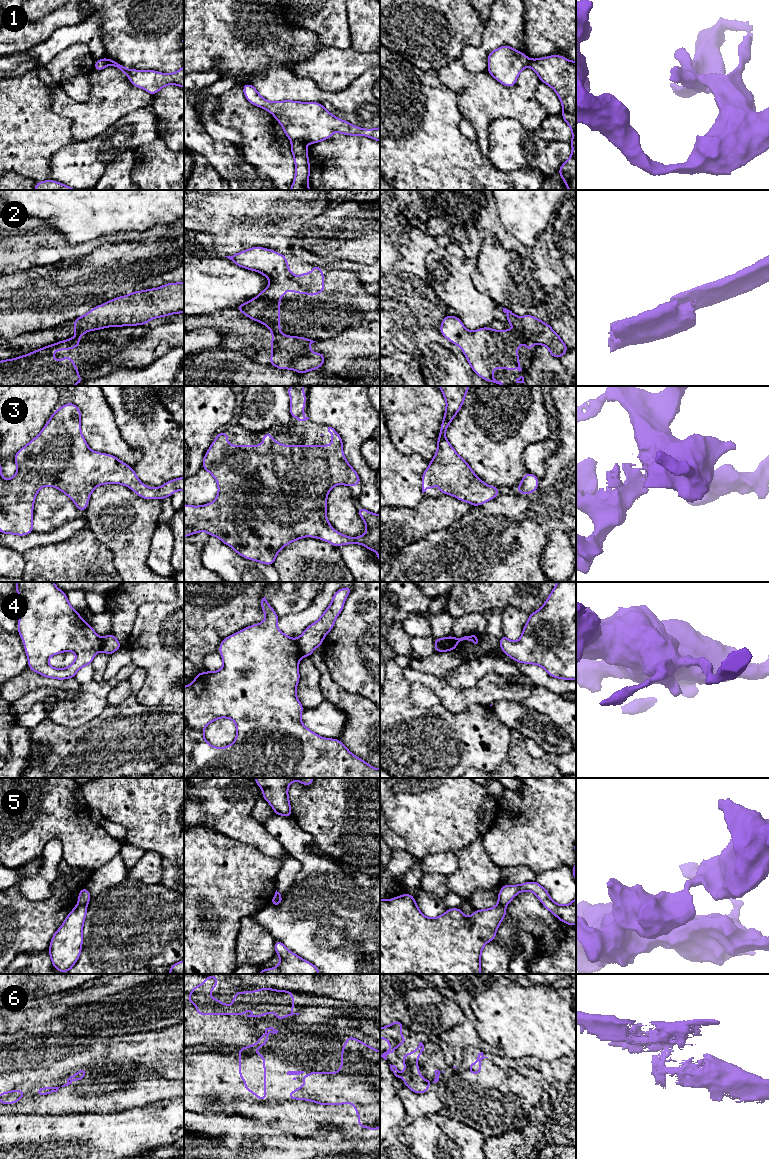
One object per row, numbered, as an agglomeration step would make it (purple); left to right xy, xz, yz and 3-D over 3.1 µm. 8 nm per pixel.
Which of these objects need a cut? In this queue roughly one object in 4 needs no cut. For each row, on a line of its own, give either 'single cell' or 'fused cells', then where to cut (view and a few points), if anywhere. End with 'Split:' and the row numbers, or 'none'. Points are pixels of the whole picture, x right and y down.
1: fused cells; cut in xz along (291, 140), (299, 140), (305, 143)
2: fused cells; cut in yz along (515, 328), (524, 336)
3: single cell; no cut
4: fused cells; cut in xz along (295, 639), (301, 656)
5: fused cells; cut in xy along (78, 903), (85, 905)
6: fused cells; cut in xz along (277, 1030), (265, 1032)
Split: 1, 2, 4, 5, 6

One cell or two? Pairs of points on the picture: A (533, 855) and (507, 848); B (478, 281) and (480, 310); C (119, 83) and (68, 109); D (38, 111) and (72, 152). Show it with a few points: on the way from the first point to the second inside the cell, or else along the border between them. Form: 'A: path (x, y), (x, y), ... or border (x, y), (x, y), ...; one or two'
A: path (527, 848), (525, 846), (514, 846); one
B: border (470, 278), (479, 291), (486, 293), (497, 304); two
C: path (106, 96), (100, 97), (88, 109), (81, 109); one
D: border (76, 141), (61, 146), (53, 154), (50, 161); two

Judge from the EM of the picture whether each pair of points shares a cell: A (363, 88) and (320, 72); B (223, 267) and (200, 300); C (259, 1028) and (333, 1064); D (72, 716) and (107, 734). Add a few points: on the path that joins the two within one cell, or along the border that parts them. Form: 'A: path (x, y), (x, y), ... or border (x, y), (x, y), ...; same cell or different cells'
A: border (369, 70), (356, 77), (345, 88), (327, 91); different cells
B: path (221, 275), (221, 278), (207, 292); same cell
C: border (264, 1031), (254, 1043), (245, 1045); different cells
D: border (103, 708), (96, 716), (81, 725), (62, 725); different cells

